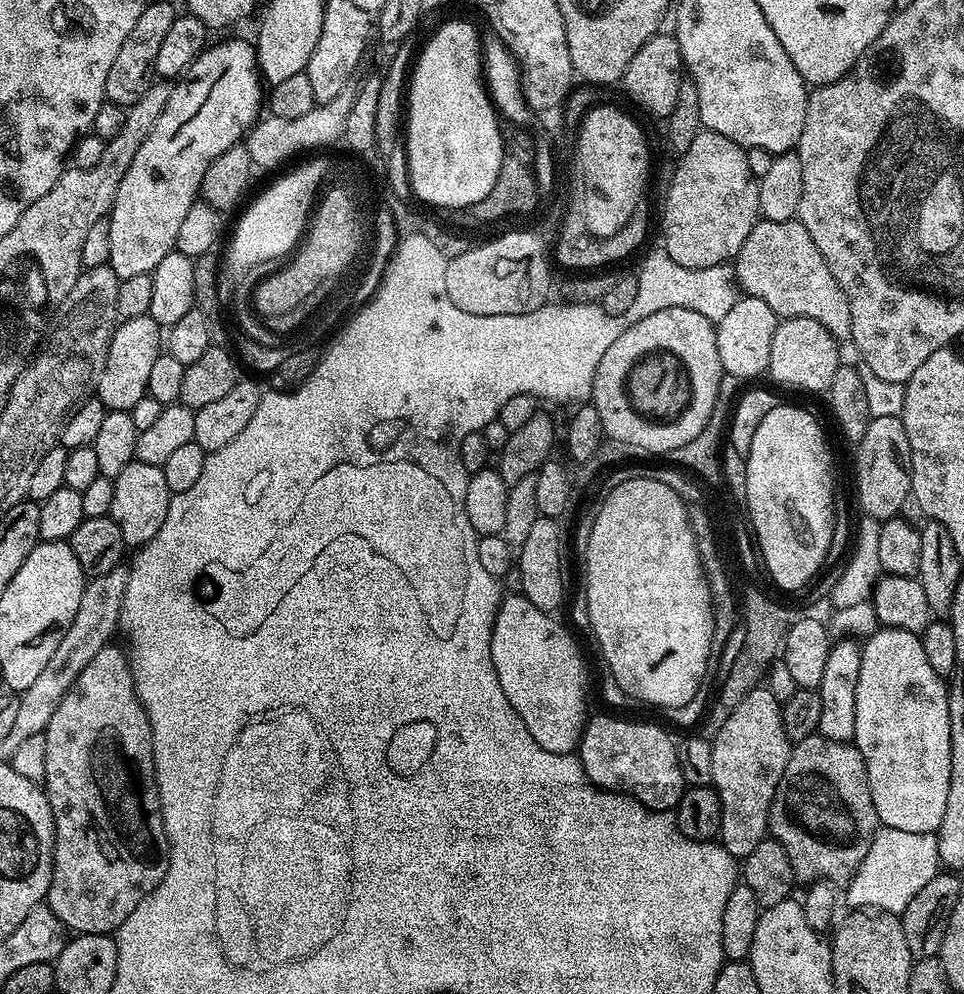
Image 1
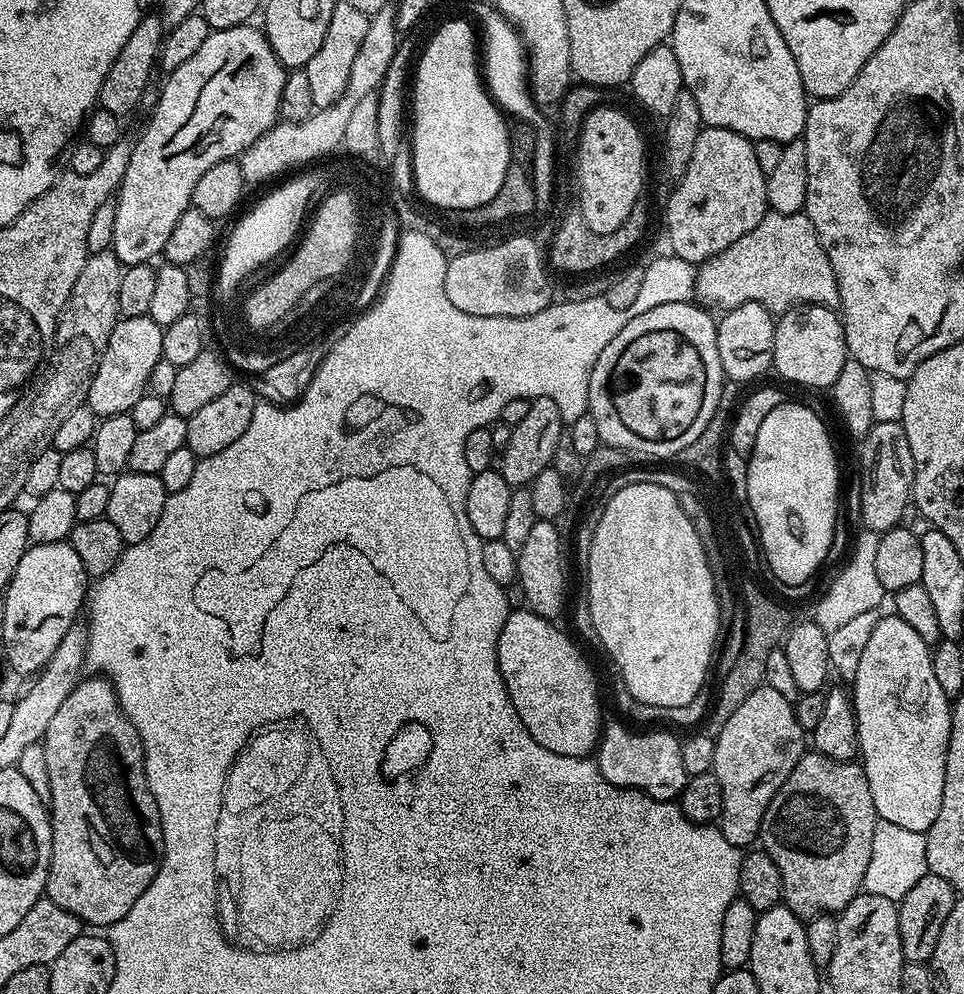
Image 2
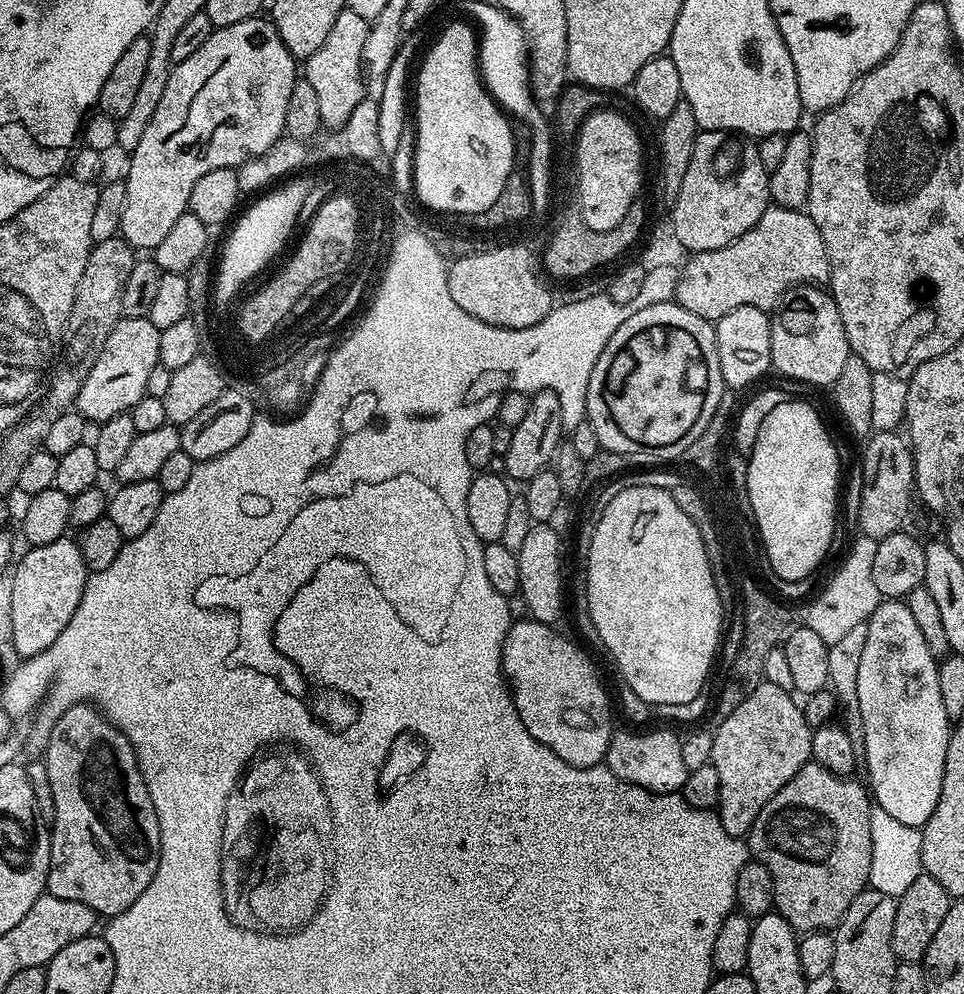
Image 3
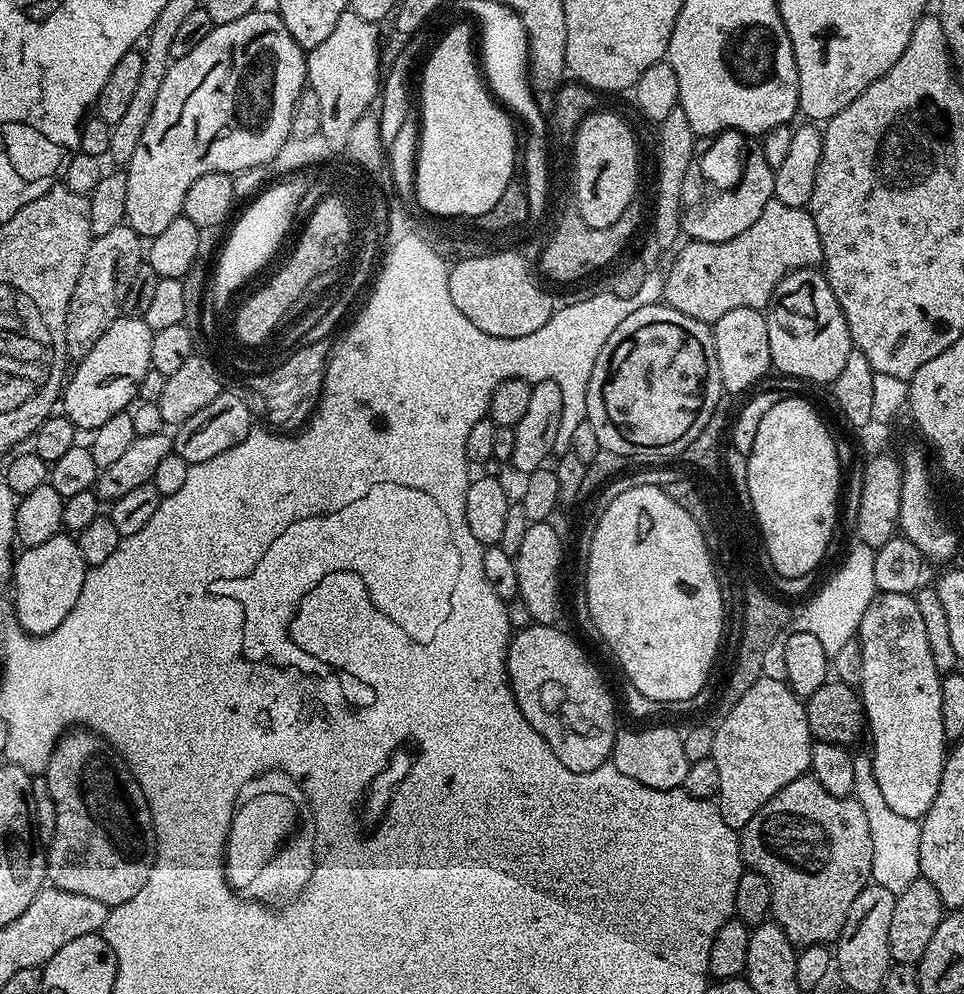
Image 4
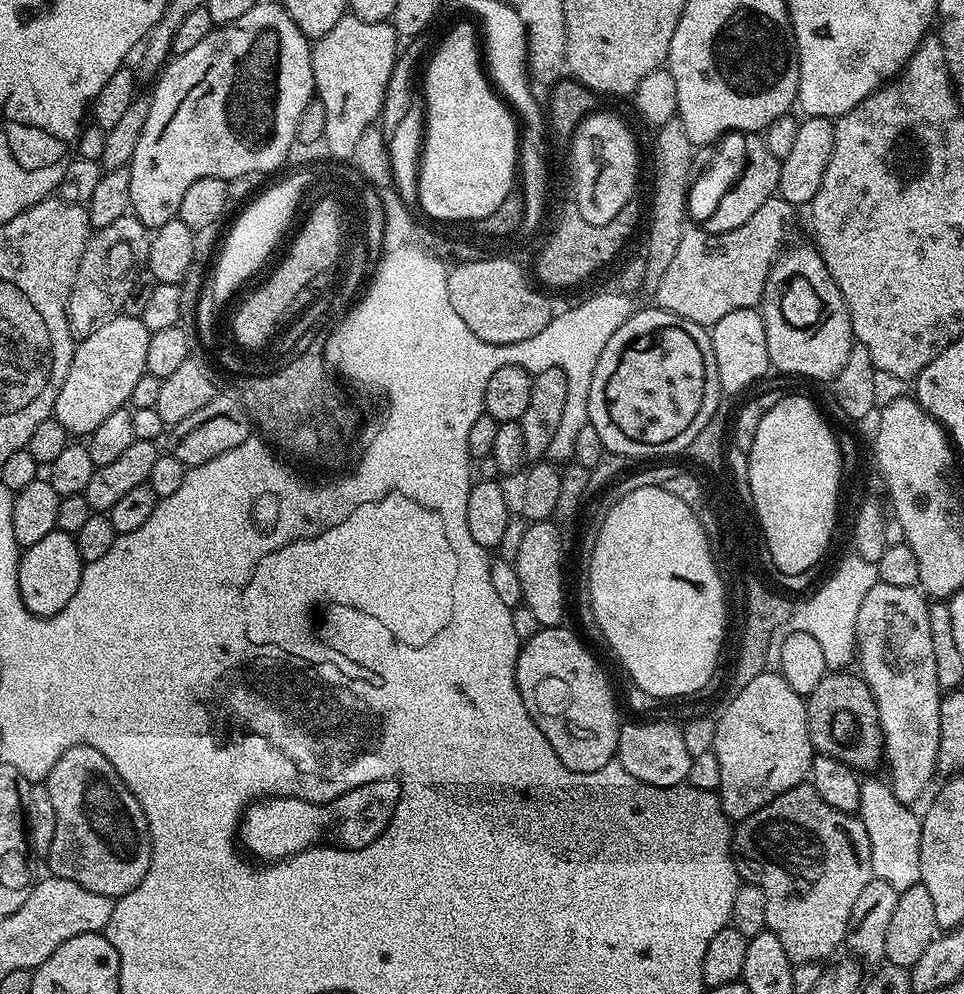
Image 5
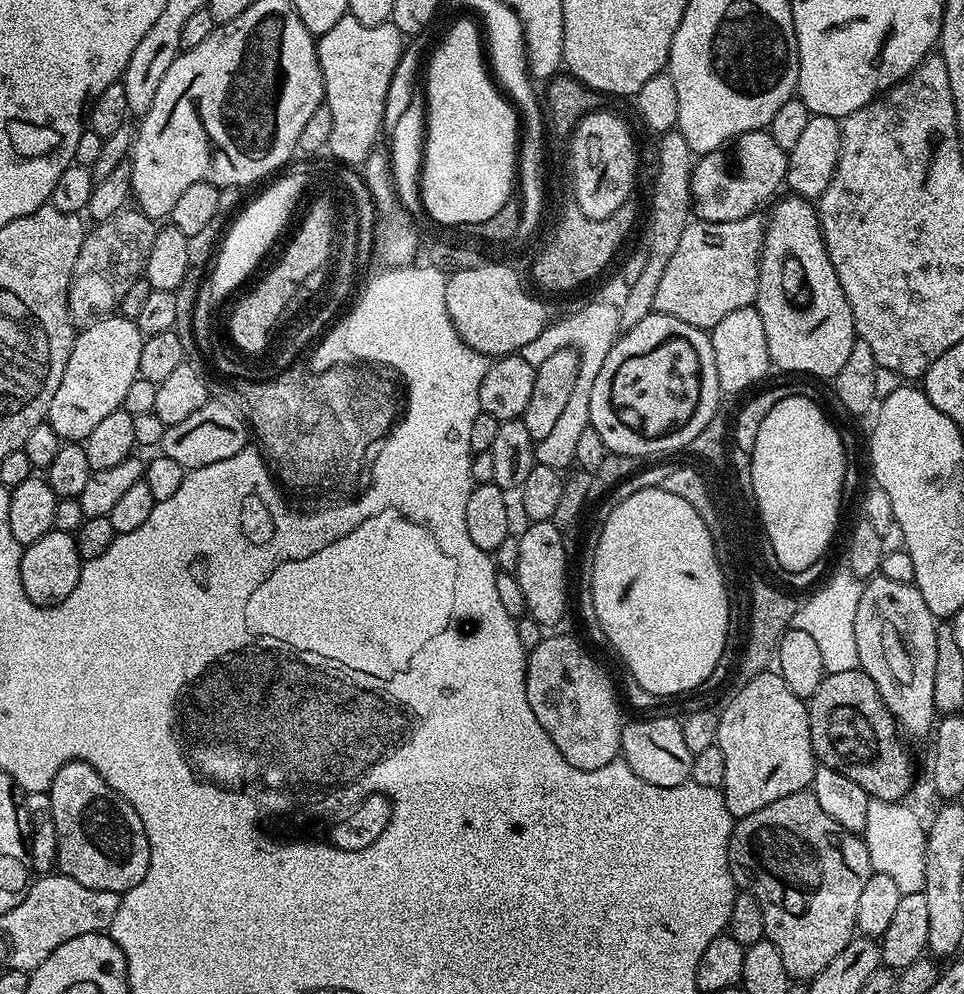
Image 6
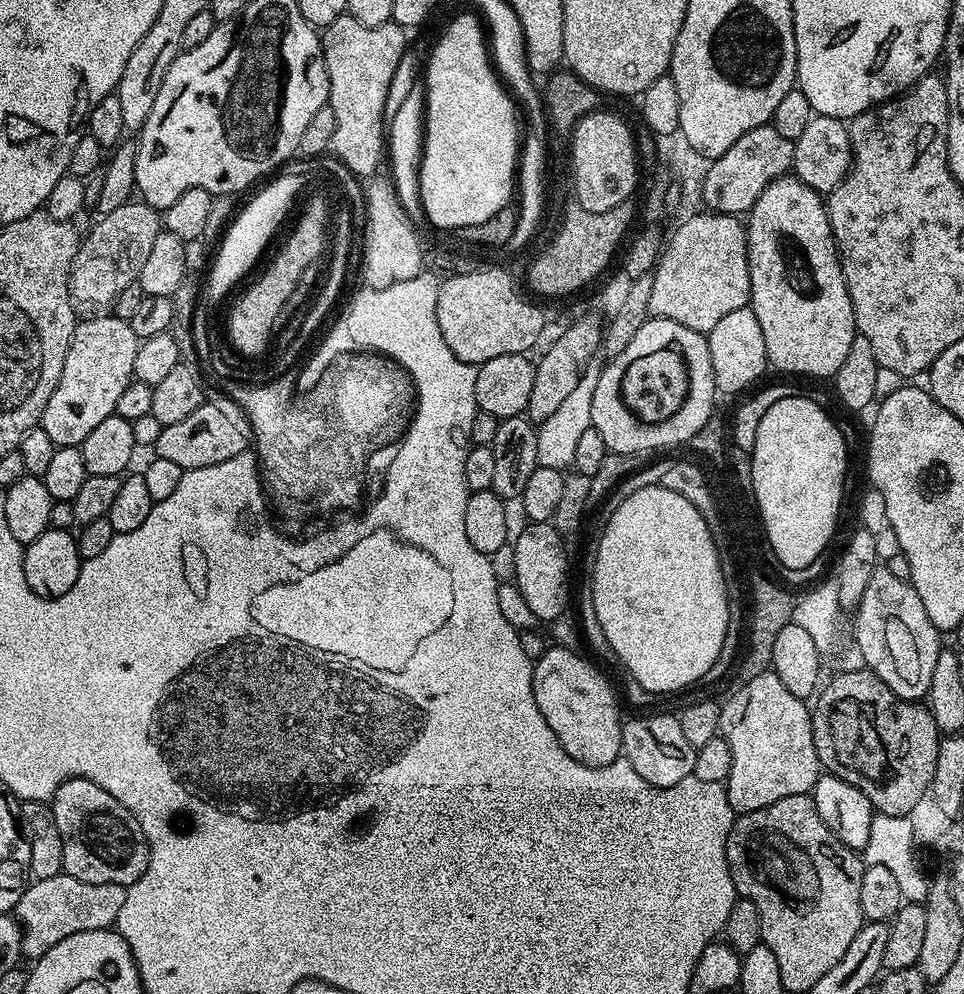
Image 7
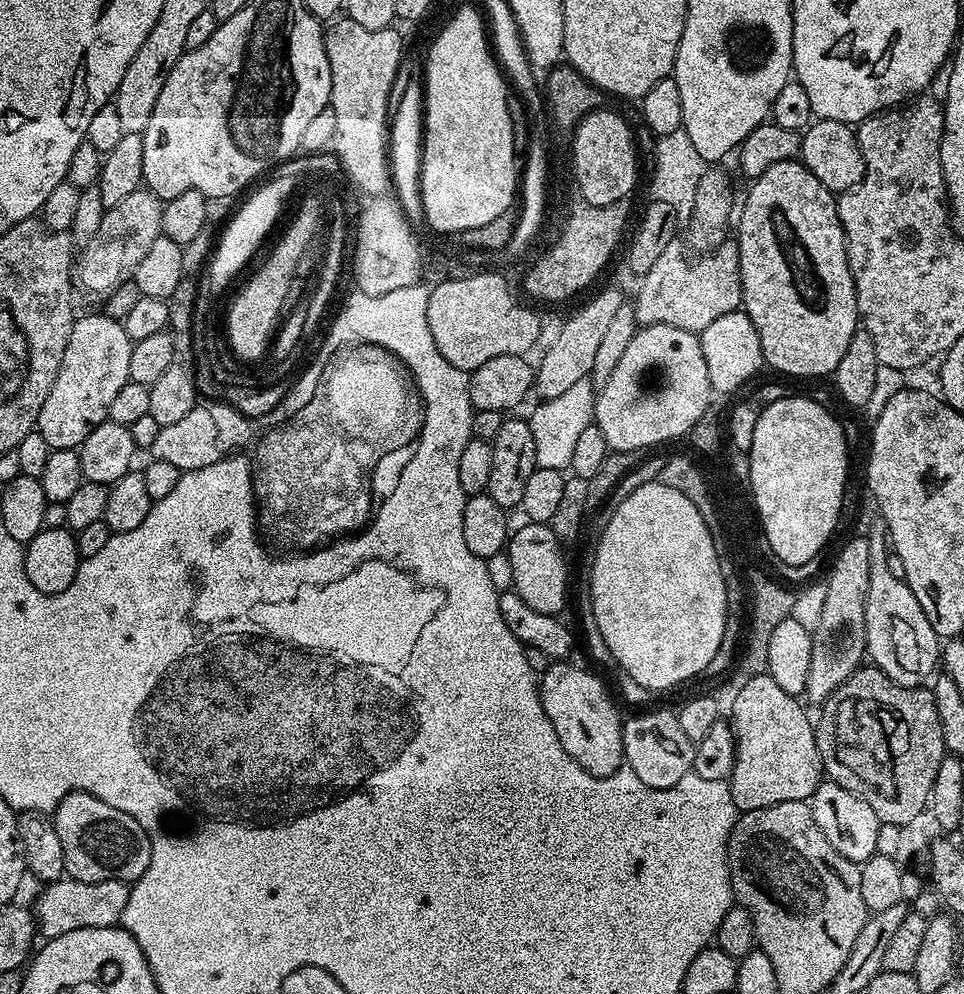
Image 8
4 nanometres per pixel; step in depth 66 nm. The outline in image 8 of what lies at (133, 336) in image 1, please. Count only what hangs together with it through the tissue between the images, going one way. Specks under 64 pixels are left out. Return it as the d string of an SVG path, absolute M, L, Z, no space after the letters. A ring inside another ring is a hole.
M103 314L77 315L73 319L70 342L66 342L66 350L62 354L62 366L36 419L35 431L46 438L51 448L79 449L86 434L108 419L110 401L129 382L133 343L119 320Z

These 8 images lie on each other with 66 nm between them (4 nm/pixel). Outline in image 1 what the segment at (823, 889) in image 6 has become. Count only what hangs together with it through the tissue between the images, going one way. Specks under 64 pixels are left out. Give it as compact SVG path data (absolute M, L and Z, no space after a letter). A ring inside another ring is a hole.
M813 734L807 736L804 740L795 741L792 749L792 756L788 759L786 770L780 779L778 790L772 799L770 806L770 814L768 815L768 830L771 839L776 840L780 844L782 850L790 866L792 867L792 875L797 881L812 880L808 882L834 882L830 880L841 880L847 882L852 879L853 874L860 868L860 863L866 858L866 850L870 850L870 842L876 837L878 821L876 819L876 811L874 810L874 798L870 794L870 786L868 785L868 771L866 770L866 762L862 758L862 754L856 748L855 743L838 744L830 742L825 736Z

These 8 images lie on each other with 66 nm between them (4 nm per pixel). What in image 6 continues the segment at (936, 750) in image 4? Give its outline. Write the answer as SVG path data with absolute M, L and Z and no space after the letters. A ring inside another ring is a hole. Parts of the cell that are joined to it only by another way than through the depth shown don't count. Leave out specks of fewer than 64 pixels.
M877 574L864 584L858 614L854 614L854 642L858 642L860 668L878 686L882 702L905 737L927 737L938 716L934 706L937 627L937 617L922 602L915 583L894 582Z

